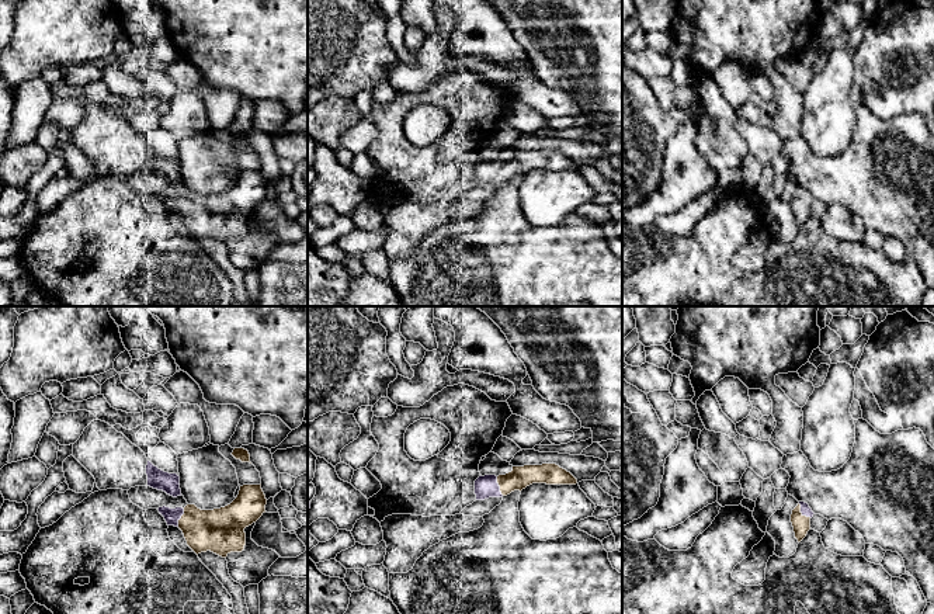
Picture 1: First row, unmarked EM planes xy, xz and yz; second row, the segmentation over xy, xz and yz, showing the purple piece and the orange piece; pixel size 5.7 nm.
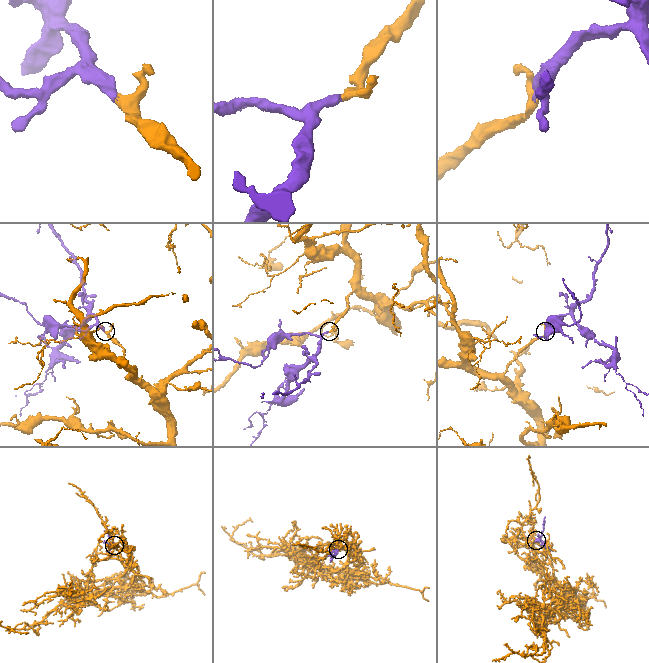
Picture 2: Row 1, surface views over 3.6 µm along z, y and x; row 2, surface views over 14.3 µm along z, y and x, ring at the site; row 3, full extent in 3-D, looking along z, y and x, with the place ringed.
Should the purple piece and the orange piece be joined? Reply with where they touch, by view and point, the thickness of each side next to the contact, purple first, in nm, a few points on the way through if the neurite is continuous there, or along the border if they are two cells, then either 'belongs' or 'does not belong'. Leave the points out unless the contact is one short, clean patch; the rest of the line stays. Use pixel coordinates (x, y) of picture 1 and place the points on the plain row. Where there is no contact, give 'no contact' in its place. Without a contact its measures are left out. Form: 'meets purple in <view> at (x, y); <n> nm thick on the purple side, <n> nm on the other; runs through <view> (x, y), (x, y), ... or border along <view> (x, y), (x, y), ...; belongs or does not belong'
meets purple in yz at (802, 198); 60 nm thick on the purple side, 100 nm on the other; runs through yz (805, 194), (802, 198), (801, 210); belongs

